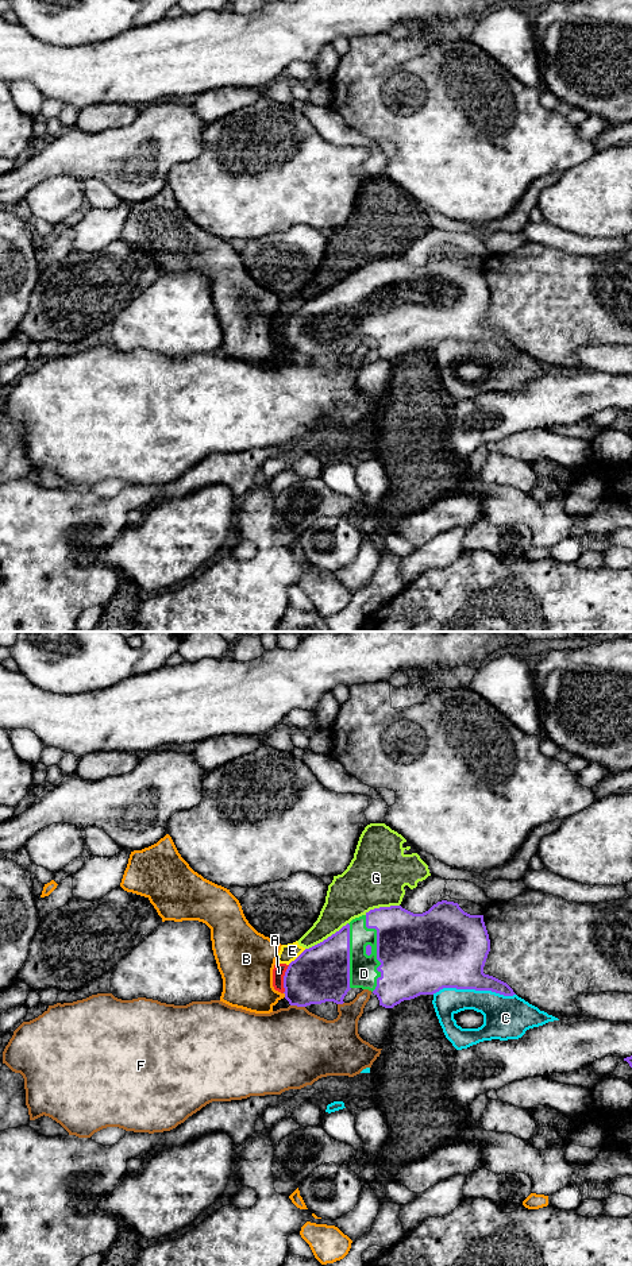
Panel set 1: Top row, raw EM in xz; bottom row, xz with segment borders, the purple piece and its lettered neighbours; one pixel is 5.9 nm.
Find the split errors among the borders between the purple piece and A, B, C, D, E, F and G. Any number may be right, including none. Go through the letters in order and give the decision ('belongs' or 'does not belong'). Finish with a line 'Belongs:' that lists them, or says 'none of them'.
A: does not belong
B: does not belong
C: does not belong
D: belongs
E: does not belong
F: does not belong
G: does not belong
Belongs: D

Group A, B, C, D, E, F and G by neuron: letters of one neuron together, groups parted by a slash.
A E G / B / C / D / F

